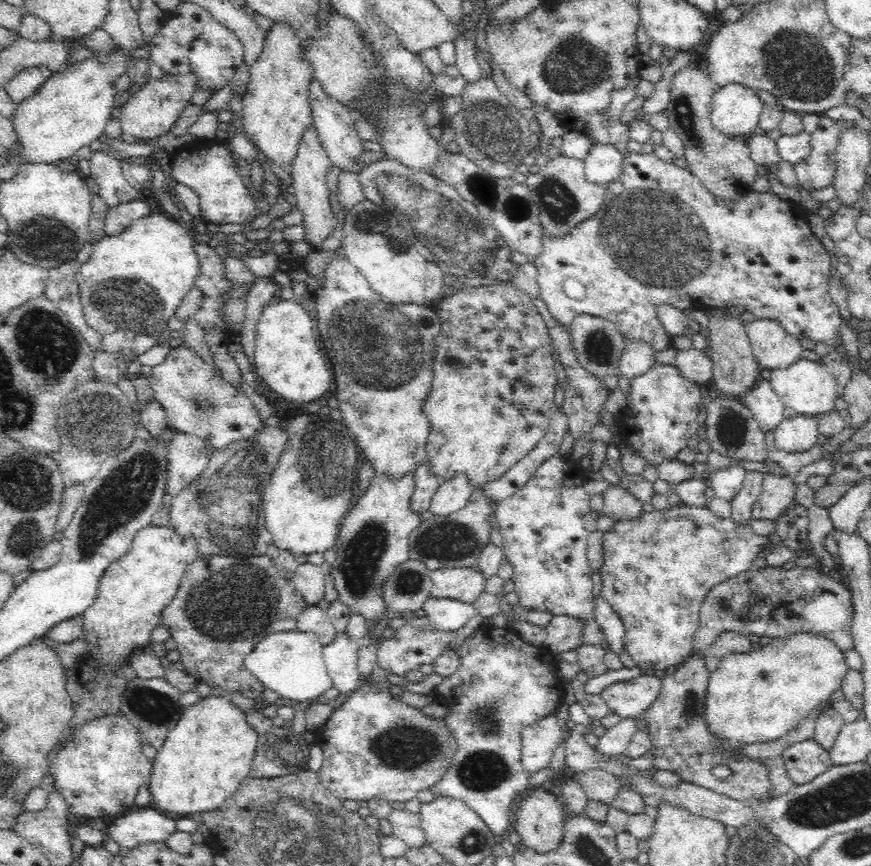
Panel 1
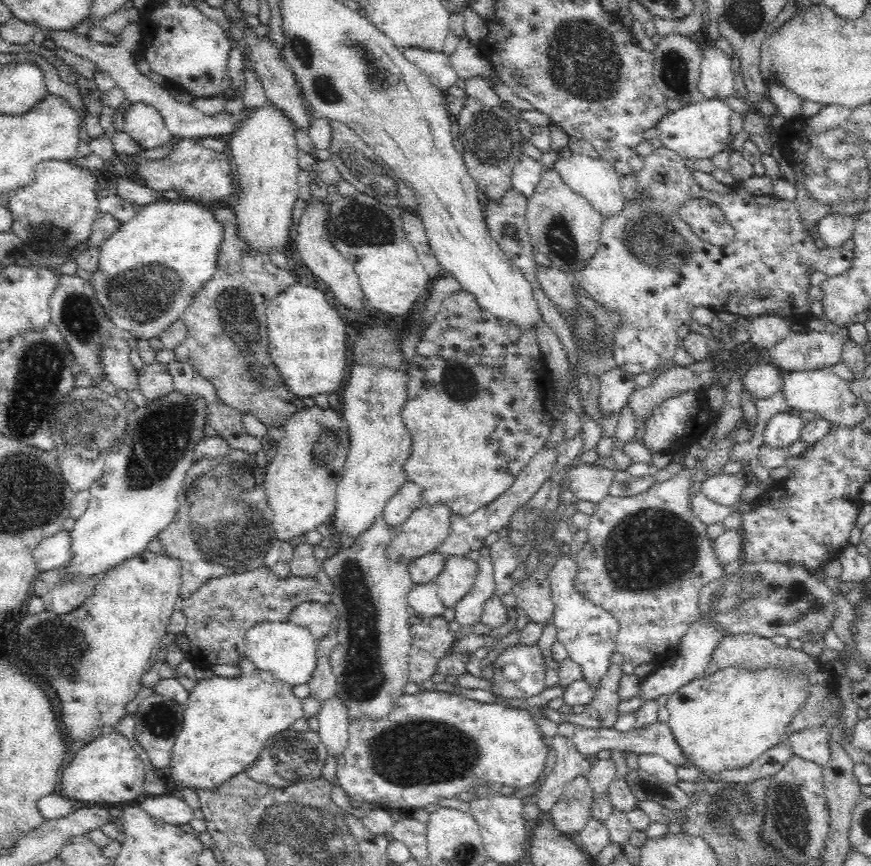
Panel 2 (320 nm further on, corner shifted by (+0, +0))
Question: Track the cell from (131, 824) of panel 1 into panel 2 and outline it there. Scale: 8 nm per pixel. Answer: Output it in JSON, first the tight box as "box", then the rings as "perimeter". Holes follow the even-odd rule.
{"box":[139,796,194,826],"perimeter":[[[176,796],[143,797],[139,806],[150,818],[160,819],[166,824],[174,826],[188,824],[194,818],[193,810],[184,800]]]}

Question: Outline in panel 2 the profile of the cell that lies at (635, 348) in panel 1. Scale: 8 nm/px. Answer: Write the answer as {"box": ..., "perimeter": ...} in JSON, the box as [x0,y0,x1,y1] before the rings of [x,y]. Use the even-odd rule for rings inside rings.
{"box":[598,368,636,416],"perimeter":[[[623,368],[603,372],[599,377],[598,408],[603,416],[618,416],[618,413],[627,406],[630,394],[636,389],[634,375]]]}

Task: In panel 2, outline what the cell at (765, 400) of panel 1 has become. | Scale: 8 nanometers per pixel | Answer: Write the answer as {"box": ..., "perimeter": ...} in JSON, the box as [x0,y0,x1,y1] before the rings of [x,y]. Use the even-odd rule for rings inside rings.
{"box":[743,364,783,400],"perimeter":[[[771,364],[750,366],[743,374],[743,386],[753,400],[766,400],[772,398],[782,388],[783,373]]]}

